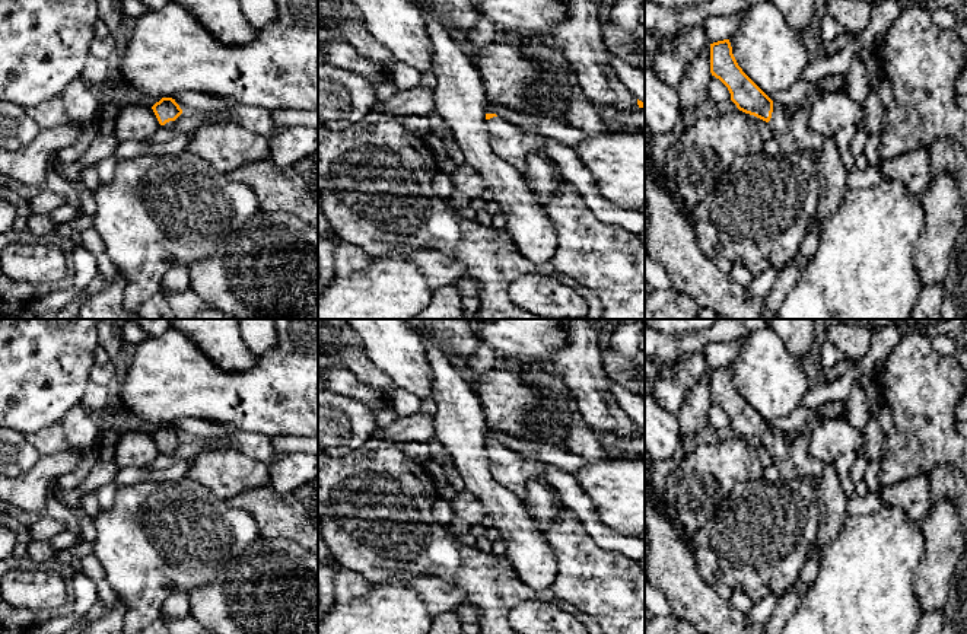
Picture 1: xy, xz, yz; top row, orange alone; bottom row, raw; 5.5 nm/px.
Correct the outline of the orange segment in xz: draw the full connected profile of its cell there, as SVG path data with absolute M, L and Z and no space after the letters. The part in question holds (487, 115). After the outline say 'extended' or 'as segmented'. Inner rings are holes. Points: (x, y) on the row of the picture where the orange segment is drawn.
M486 114L492 150L510 166L522 171L532 152L547 153L545 137L513 125L496 114Z; extended

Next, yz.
M729 39L710 44L710 73L728 87L731 101L739 111L754 115L770 125L773 137L780 144L782 154L793 154L804 150L820 152L823 137L809 127L808 121L814 101L824 93L818 92L805 105L795 108L774 103L738 66Z; extended

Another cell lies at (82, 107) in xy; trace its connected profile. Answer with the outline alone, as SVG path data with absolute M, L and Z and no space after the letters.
M82 77L73 80L60 93L67 117L80 128L77 140L61 152L66 163L77 162L90 143L104 130L99 120L99 102Z

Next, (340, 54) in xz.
M337 41L325 42L325 63L341 67L356 76L368 79L370 83L382 83L389 76L375 61L360 55L350 44Z

